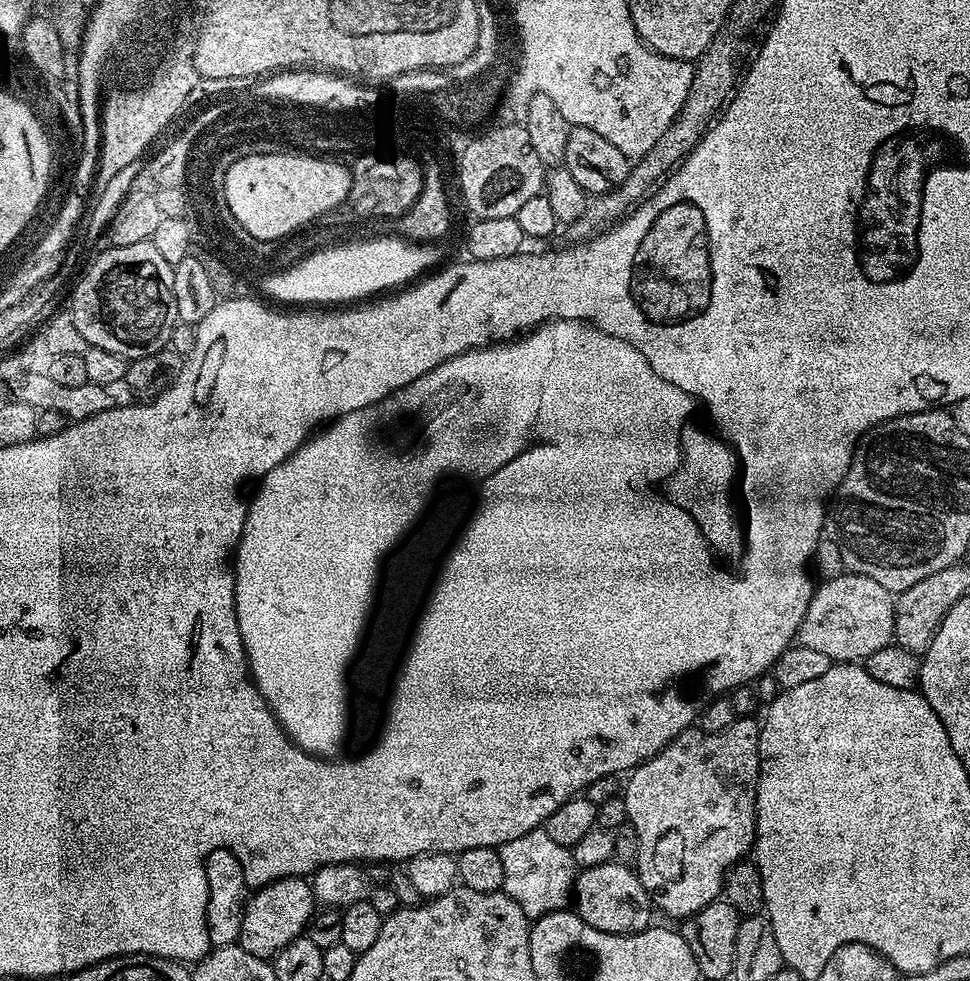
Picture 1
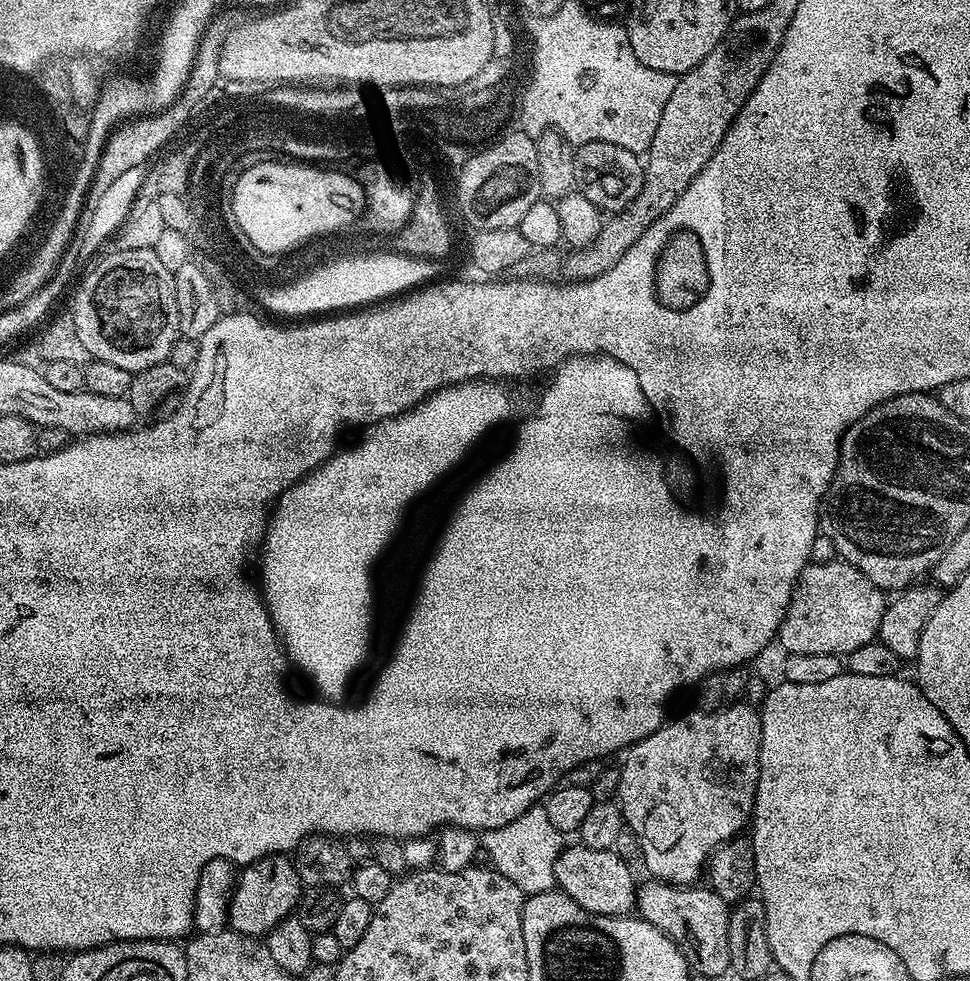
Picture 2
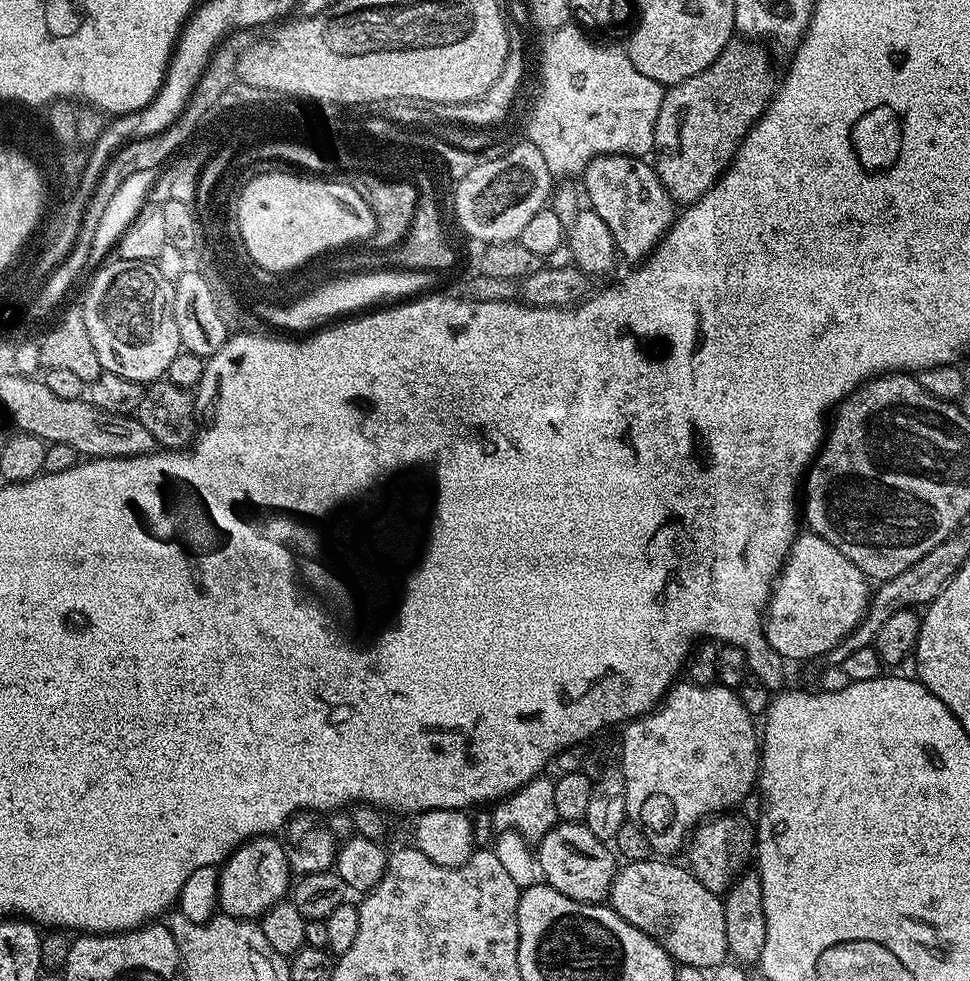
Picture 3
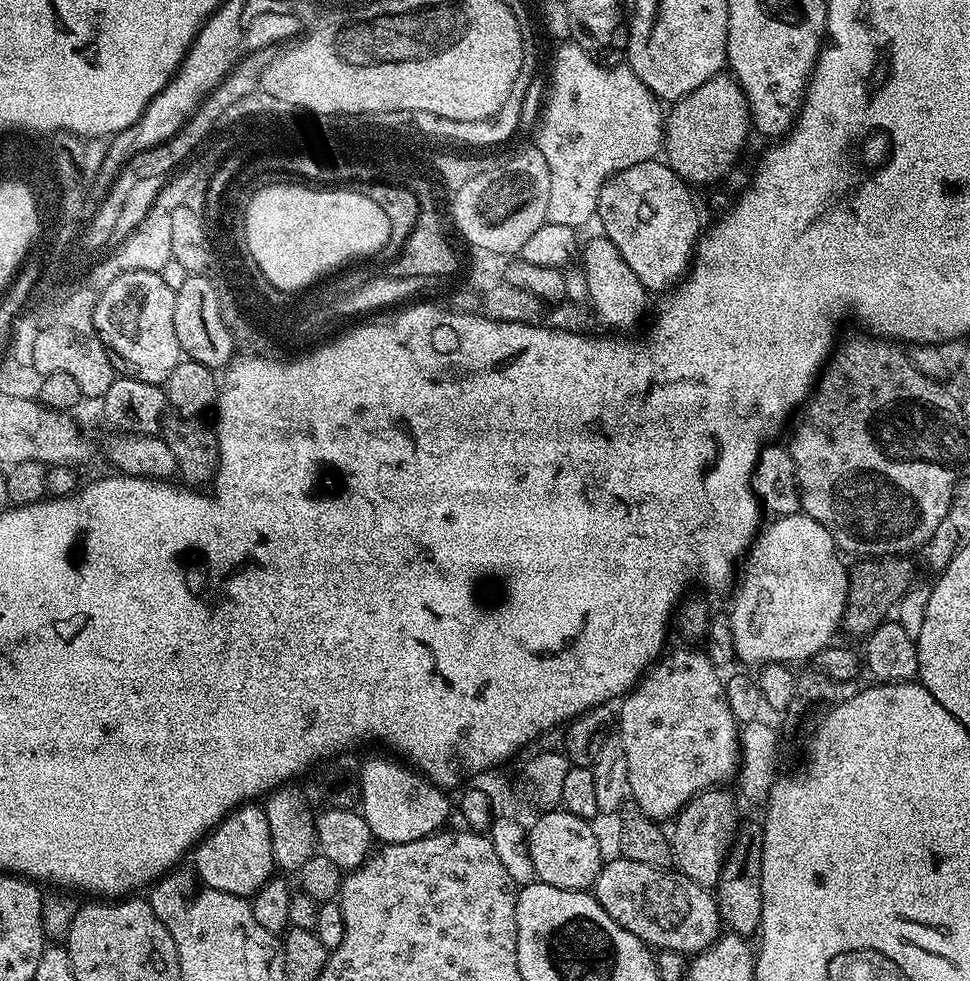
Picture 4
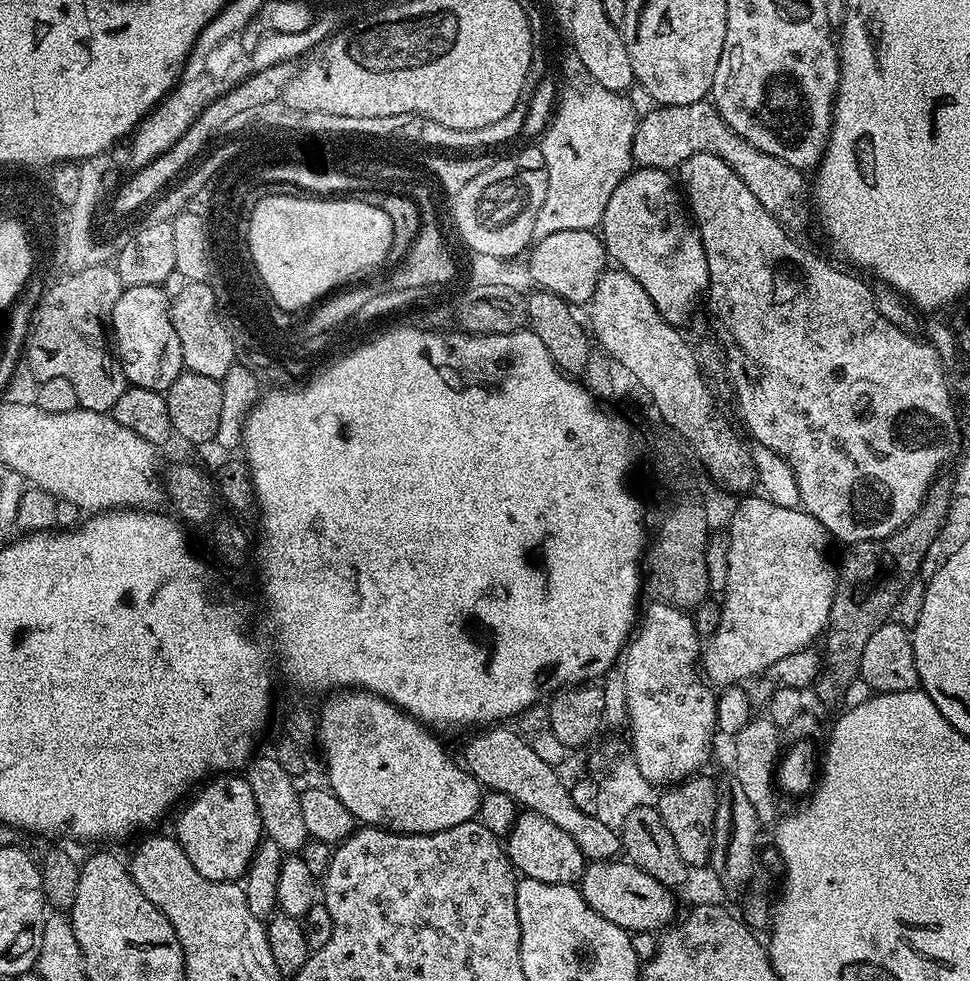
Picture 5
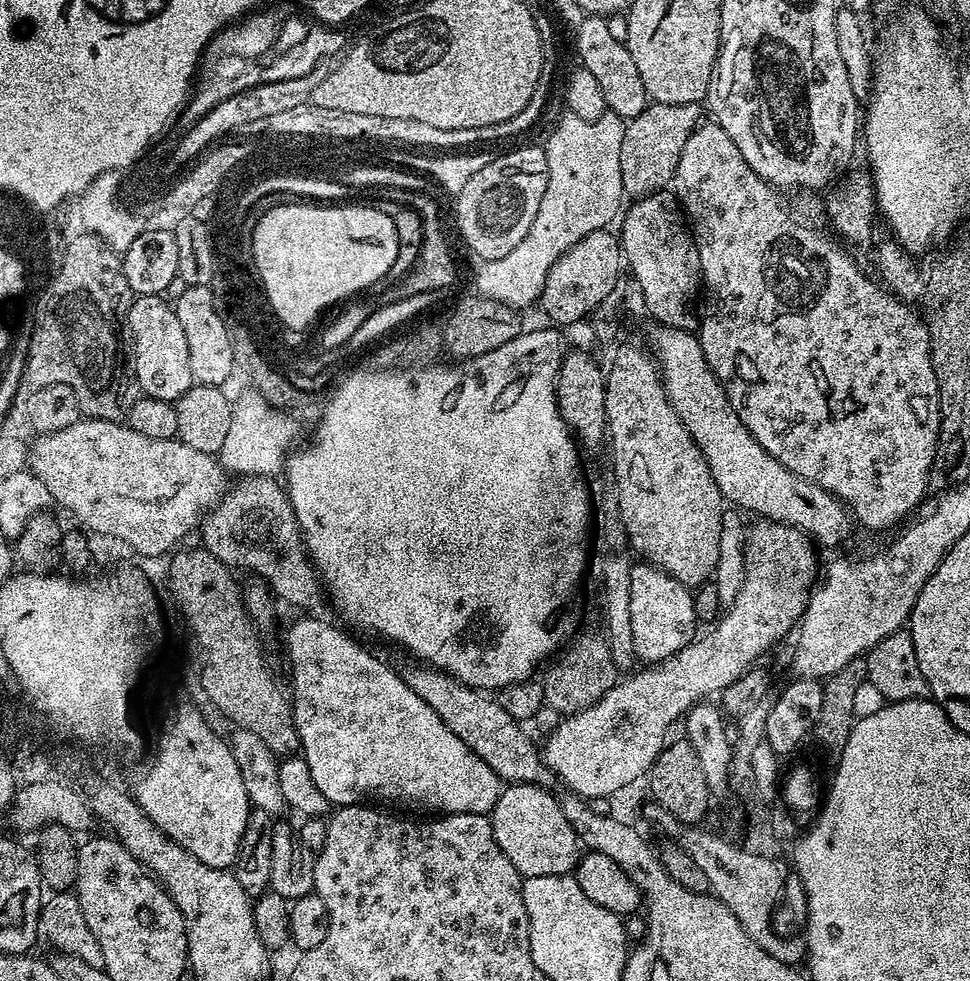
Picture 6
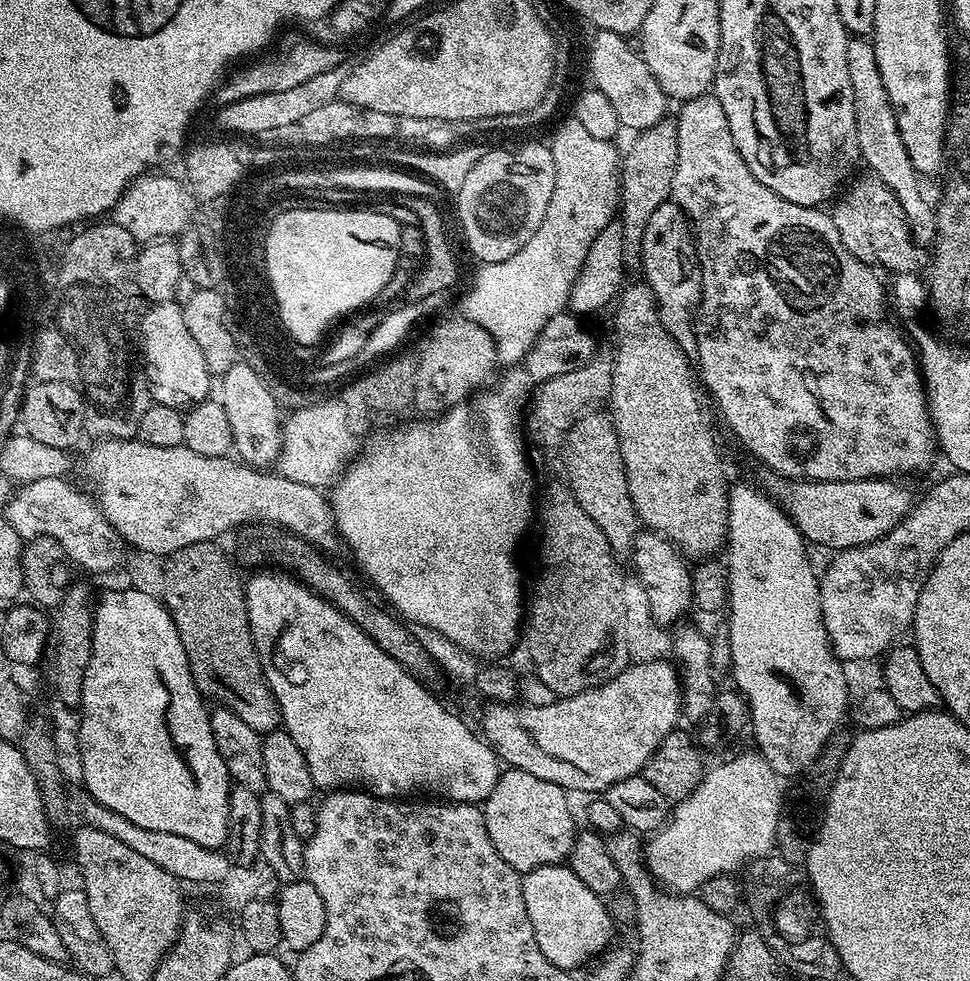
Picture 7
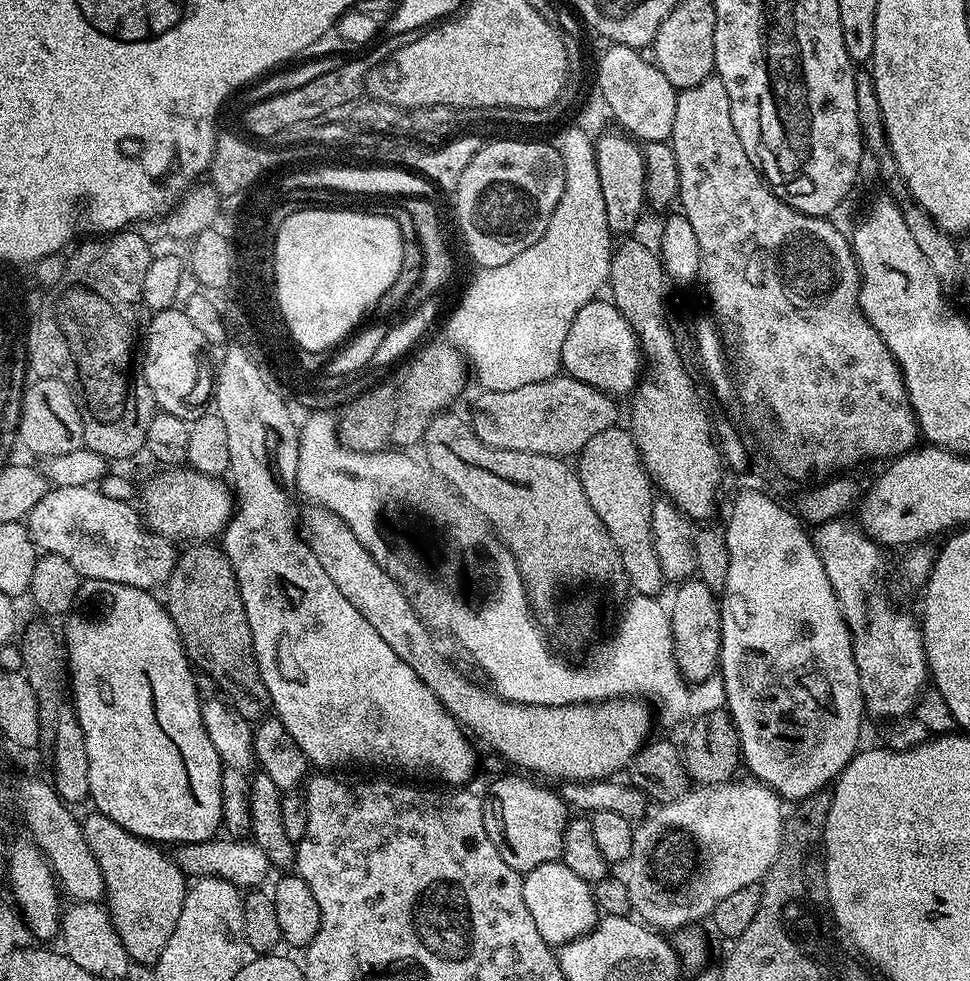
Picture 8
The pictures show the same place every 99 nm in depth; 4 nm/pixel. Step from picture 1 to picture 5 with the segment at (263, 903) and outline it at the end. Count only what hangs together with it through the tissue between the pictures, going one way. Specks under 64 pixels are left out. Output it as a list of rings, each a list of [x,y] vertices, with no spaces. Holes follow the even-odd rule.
[[[220,774],[209,779],[195,789],[194,795],[175,816],[176,841],[182,850],[186,850],[186,858],[190,858],[194,870],[198,870],[202,878],[210,878],[214,882],[236,882],[243,877],[264,836],[258,802],[254,802],[252,785],[243,775]]]

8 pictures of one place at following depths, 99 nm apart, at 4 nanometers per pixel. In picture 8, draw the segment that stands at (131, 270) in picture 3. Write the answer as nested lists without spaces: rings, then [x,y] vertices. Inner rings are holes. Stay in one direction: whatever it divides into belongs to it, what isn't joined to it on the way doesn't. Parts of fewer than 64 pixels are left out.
[[[183,307],[167,308],[151,318],[148,333],[142,336],[142,382],[150,386],[150,394],[159,411],[187,417],[191,408],[198,407],[214,392],[211,383],[200,381],[200,355],[206,350],[205,340],[188,319]]]

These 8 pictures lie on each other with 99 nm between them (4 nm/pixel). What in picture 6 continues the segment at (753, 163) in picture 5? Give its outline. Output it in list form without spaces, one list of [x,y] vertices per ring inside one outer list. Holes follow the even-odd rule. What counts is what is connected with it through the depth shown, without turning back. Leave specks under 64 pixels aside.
[[[653,101],[644,108],[642,114],[627,121],[622,138],[622,153],[619,155],[622,184],[627,197],[648,196],[665,189],[675,179],[682,146],[701,123],[700,110],[702,112],[701,105],[696,103]]]

